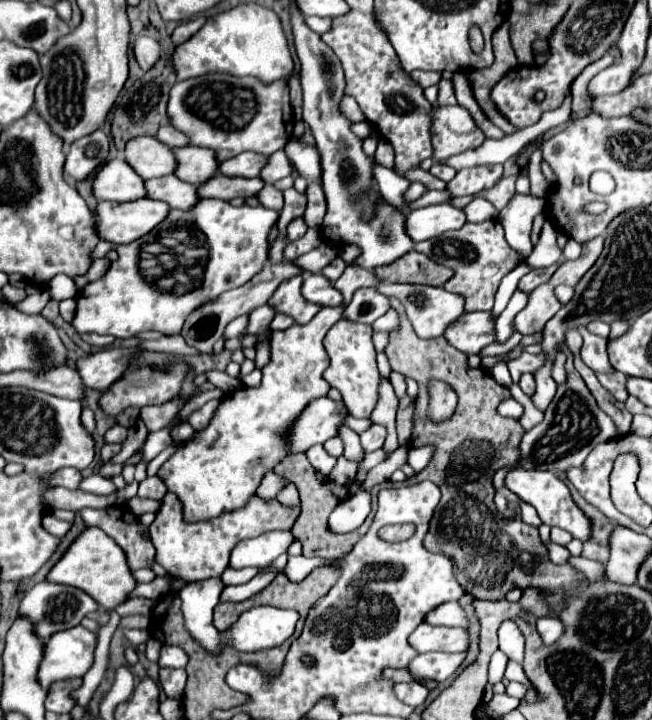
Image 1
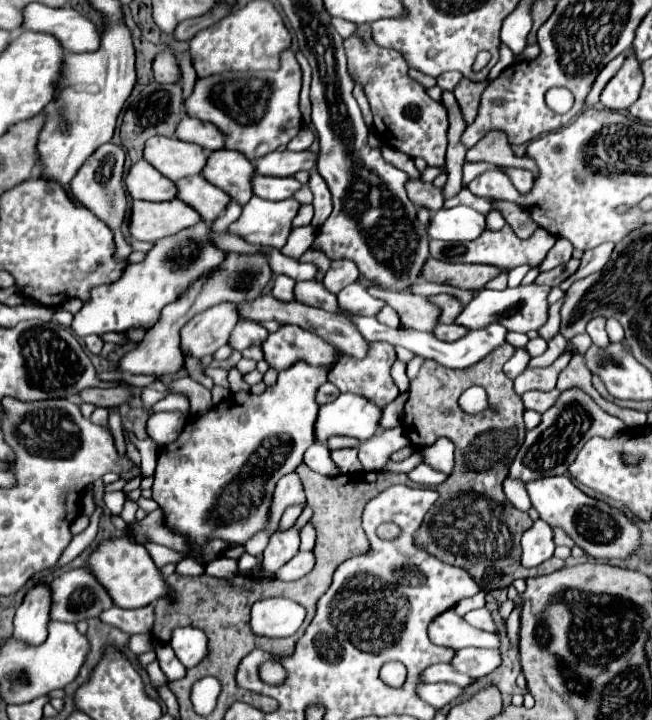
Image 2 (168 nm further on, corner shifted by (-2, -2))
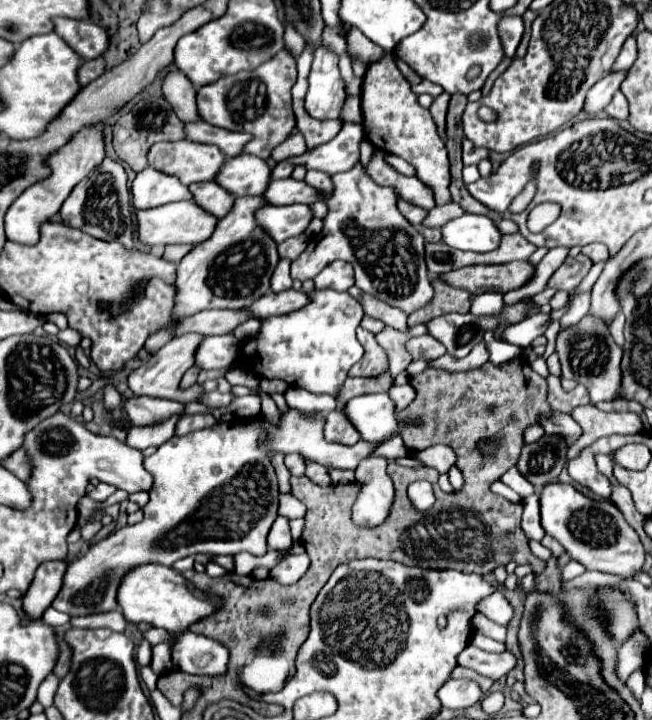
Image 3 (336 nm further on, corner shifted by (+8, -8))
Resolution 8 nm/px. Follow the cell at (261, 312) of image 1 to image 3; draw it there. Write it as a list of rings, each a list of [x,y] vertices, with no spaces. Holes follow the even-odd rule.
[[[233,335],[205,337],[205,341],[201,341],[201,349],[197,349],[195,365],[199,369],[223,369],[235,361],[239,345],[241,343]]]

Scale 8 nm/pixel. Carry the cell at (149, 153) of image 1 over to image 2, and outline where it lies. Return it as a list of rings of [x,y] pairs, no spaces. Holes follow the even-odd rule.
[[[151,137],[145,143],[143,159],[151,163],[167,179],[183,179],[197,175],[207,159],[207,151],[199,145],[179,141],[177,137]]]

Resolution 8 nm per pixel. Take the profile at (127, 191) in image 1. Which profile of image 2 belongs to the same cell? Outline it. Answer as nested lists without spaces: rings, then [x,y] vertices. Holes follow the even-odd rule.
[[[137,161],[125,175],[125,189],[131,199],[169,201],[175,199],[175,183],[165,179],[147,161]]]

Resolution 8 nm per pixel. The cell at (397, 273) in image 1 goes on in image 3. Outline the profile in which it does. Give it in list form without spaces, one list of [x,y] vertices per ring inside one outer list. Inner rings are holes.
[[[513,261],[505,265],[471,265],[447,275],[441,275],[449,285],[457,285],[467,289],[471,295],[481,293],[507,293],[511,289],[523,287],[535,273],[535,265],[529,261]]]

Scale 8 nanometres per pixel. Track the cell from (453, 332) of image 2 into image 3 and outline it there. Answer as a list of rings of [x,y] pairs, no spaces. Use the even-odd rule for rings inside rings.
[[[421,335],[407,341],[407,351],[411,353],[413,359],[425,359],[425,361],[433,361],[445,355],[445,347],[431,335]]]

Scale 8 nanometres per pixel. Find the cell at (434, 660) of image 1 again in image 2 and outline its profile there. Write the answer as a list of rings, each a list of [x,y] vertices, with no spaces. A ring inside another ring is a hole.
[[[461,649],[455,653],[455,659],[451,659],[451,667],[459,673],[465,673],[469,677],[483,677],[489,675],[495,667],[499,667],[501,657],[497,649]]]

